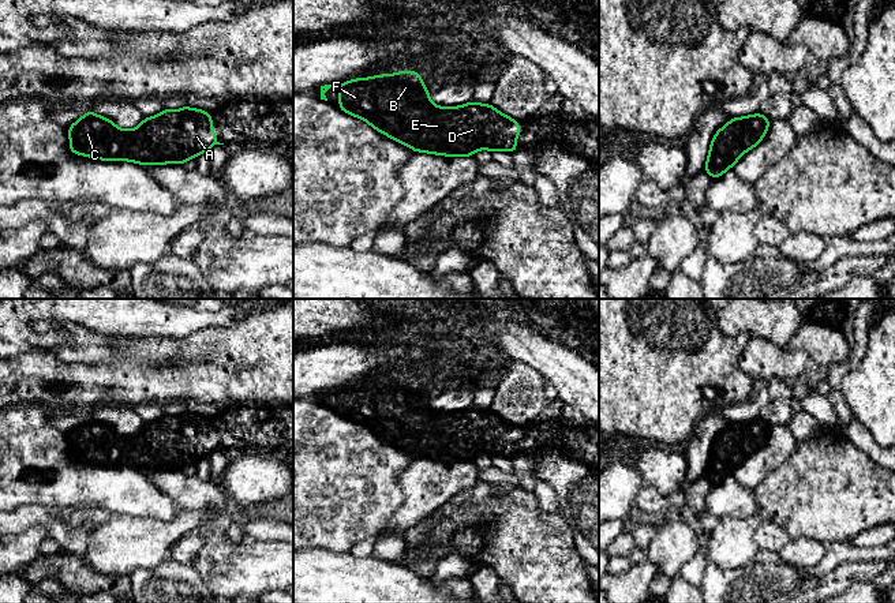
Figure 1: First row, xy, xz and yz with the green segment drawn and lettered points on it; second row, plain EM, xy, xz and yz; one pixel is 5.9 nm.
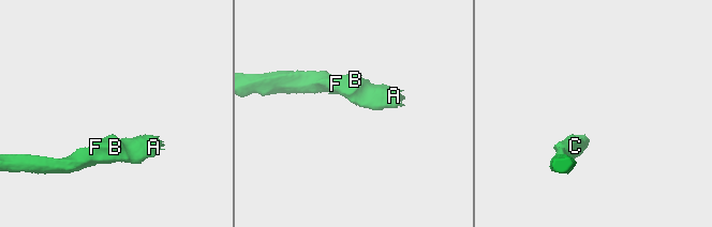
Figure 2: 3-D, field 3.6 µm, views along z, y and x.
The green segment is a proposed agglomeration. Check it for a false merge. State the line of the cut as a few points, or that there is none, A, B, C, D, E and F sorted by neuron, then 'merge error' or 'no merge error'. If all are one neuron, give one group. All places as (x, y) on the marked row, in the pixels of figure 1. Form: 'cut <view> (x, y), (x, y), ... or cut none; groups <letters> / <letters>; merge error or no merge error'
cut none; groups A B C D E F; no merge error

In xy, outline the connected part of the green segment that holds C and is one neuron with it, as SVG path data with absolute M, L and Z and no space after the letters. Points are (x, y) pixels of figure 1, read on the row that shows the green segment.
M187 105L177 111L164 108L161 113L145 117L134 130L119 128L112 120L87 109L78 121L67 128L72 154L102 161L132 161L139 165L183 165L187 160L196 158L210 147L224 145L216 139L211 113Z

